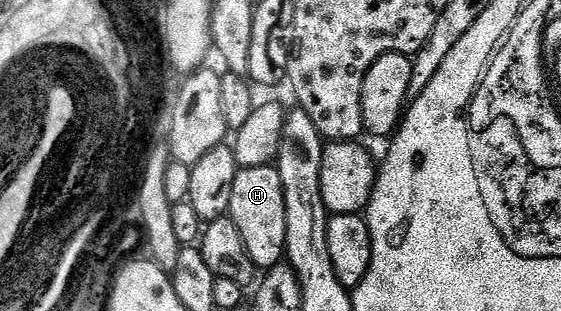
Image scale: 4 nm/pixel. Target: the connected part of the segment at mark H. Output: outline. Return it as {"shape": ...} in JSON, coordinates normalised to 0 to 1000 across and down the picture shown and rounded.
{"shape":[[[490,527],[430,543],[422,556],[405,695],[424,730],[431,781],[439,781],[439,807],[446,807],[446,833],[453,833],[458,868],[487,865],[508,836],[510,640],[499,550]]]}

